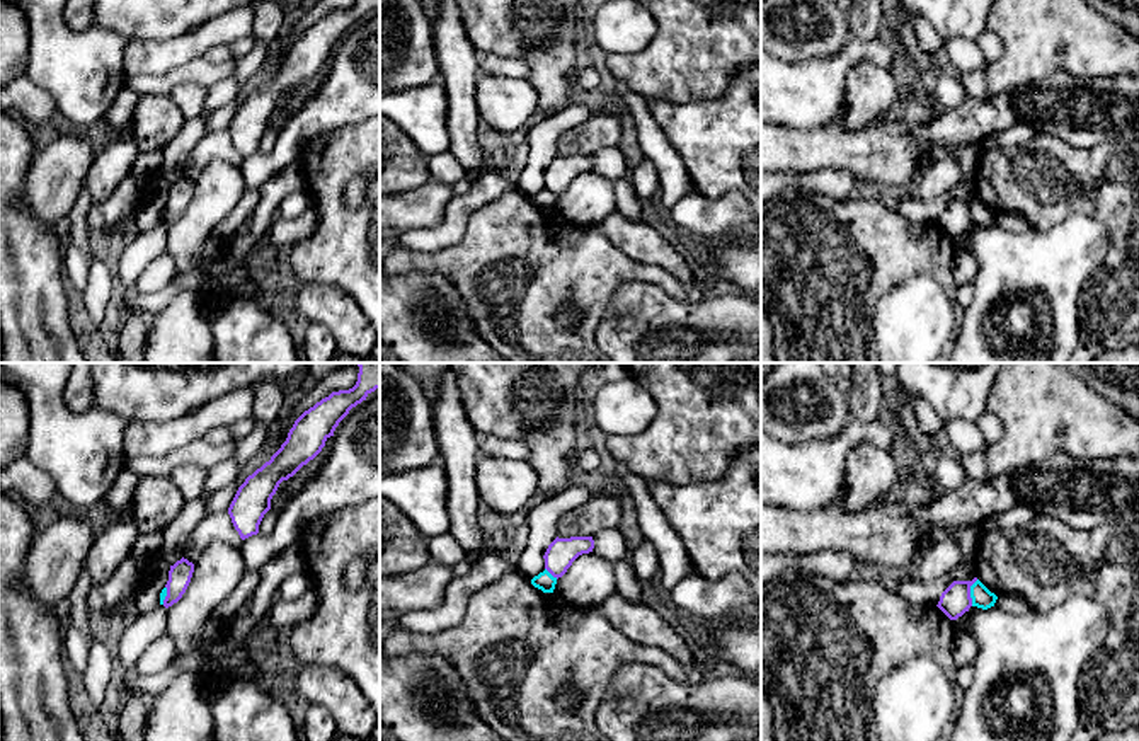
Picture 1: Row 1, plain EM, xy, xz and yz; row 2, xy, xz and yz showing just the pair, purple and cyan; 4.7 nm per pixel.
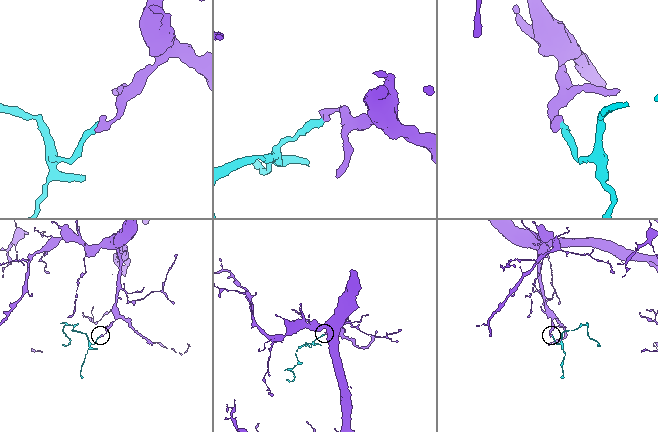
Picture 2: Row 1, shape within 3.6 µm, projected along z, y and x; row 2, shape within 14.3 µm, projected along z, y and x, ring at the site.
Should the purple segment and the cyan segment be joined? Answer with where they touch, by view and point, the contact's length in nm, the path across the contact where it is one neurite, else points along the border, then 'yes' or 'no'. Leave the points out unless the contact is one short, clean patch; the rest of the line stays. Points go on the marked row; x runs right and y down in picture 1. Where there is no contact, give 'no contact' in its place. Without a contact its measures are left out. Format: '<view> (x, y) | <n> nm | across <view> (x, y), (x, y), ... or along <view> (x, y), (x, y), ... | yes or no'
yz (969, 593) | 130 nm | along yz (978, 580), (971, 586), (971, 605) | no

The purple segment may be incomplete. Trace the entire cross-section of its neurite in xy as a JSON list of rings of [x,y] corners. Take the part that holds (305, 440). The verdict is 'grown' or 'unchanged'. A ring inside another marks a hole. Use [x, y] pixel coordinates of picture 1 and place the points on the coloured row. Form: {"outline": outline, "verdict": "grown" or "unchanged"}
{"outline": [[[380,363],[356,365],[359,366],[356,385],[349,390],[332,392],[305,411],[271,460],[238,487],[228,514],[242,540],[259,533],[259,525],[271,509],[271,499],[279,484],[313,460],[349,411],[380,388]]], "verdict": "unchanged"}

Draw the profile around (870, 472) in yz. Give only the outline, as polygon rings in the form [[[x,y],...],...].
[[[873,443],[856,445],[846,457],[844,463],[844,497],[838,509],[856,514],[865,511],[889,496],[902,484],[904,467],[892,453]]]

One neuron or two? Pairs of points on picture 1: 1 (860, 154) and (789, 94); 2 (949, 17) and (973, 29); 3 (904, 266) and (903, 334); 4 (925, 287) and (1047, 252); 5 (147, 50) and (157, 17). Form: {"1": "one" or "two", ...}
{"1": "two", "2": "one", "3": "two", "4": "two", "5": "two"}

